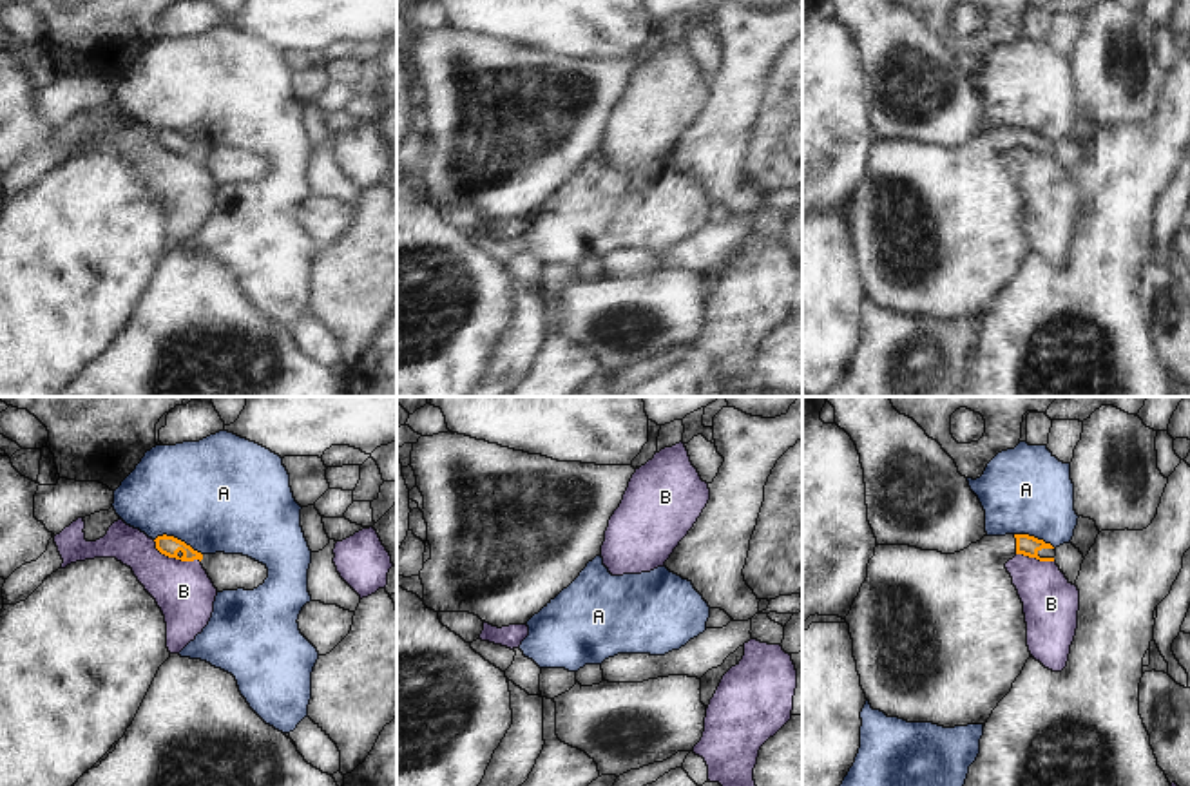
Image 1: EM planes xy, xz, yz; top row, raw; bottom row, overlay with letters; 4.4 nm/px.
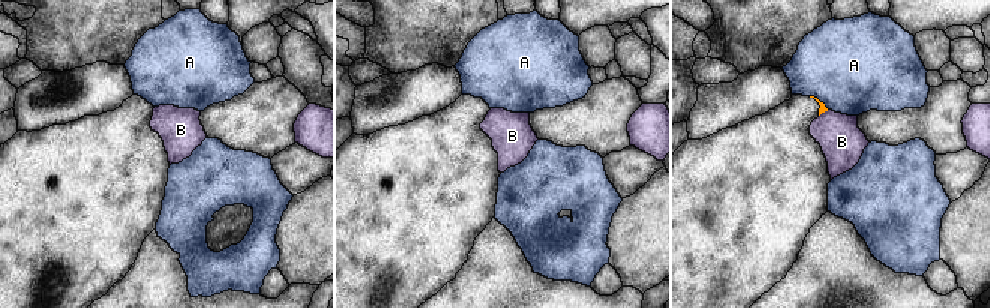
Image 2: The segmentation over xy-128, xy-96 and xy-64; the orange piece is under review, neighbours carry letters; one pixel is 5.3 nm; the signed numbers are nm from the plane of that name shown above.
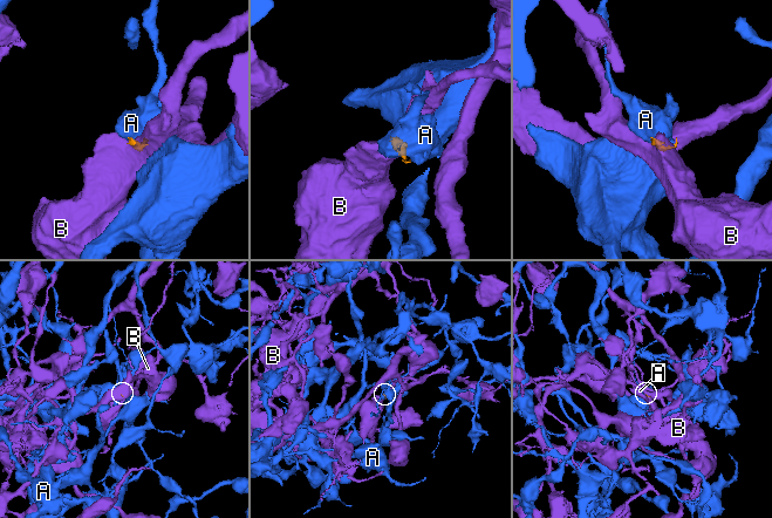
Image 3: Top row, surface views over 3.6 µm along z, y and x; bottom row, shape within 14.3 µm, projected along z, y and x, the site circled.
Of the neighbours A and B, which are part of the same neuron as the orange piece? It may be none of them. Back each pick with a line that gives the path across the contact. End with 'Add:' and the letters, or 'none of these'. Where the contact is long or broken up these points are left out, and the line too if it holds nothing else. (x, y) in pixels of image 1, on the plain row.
Add: none of these

